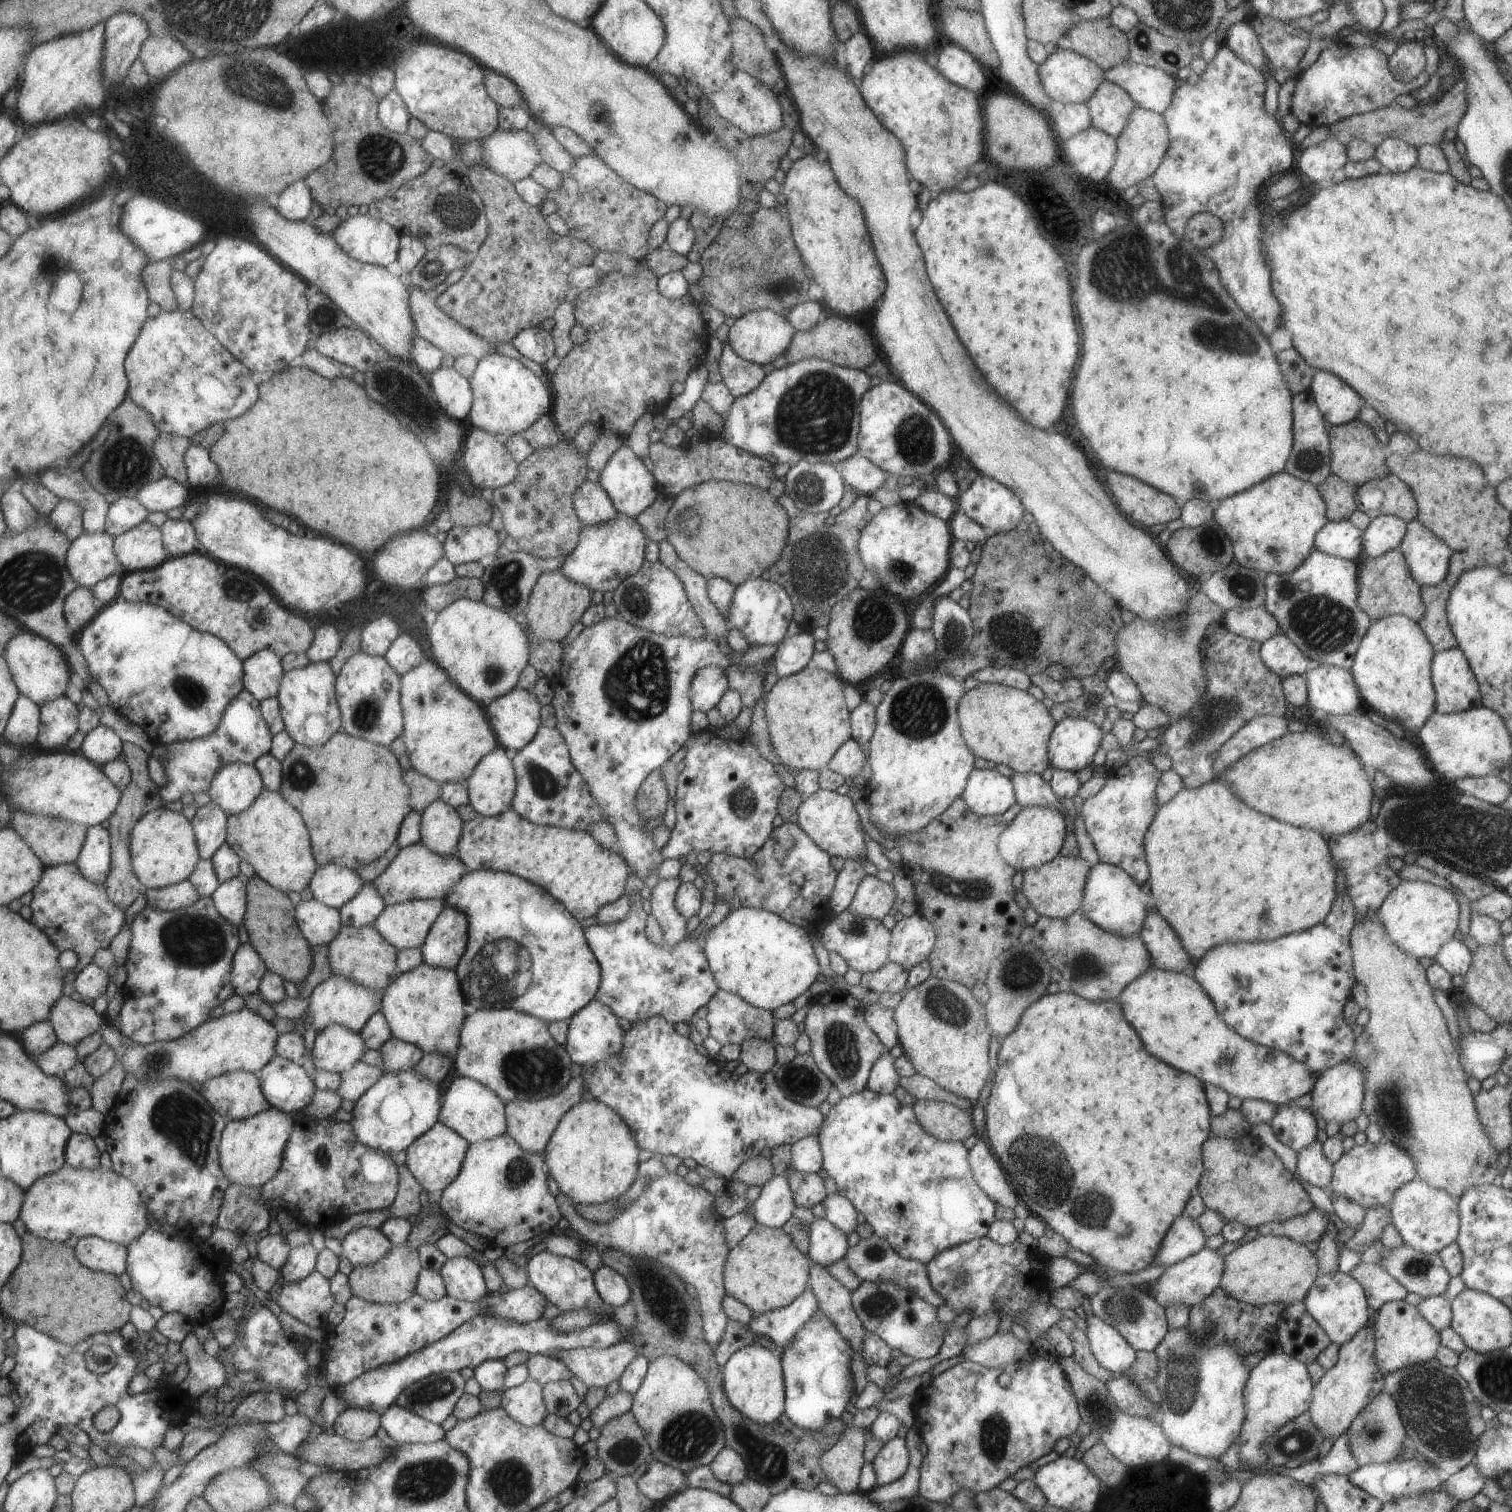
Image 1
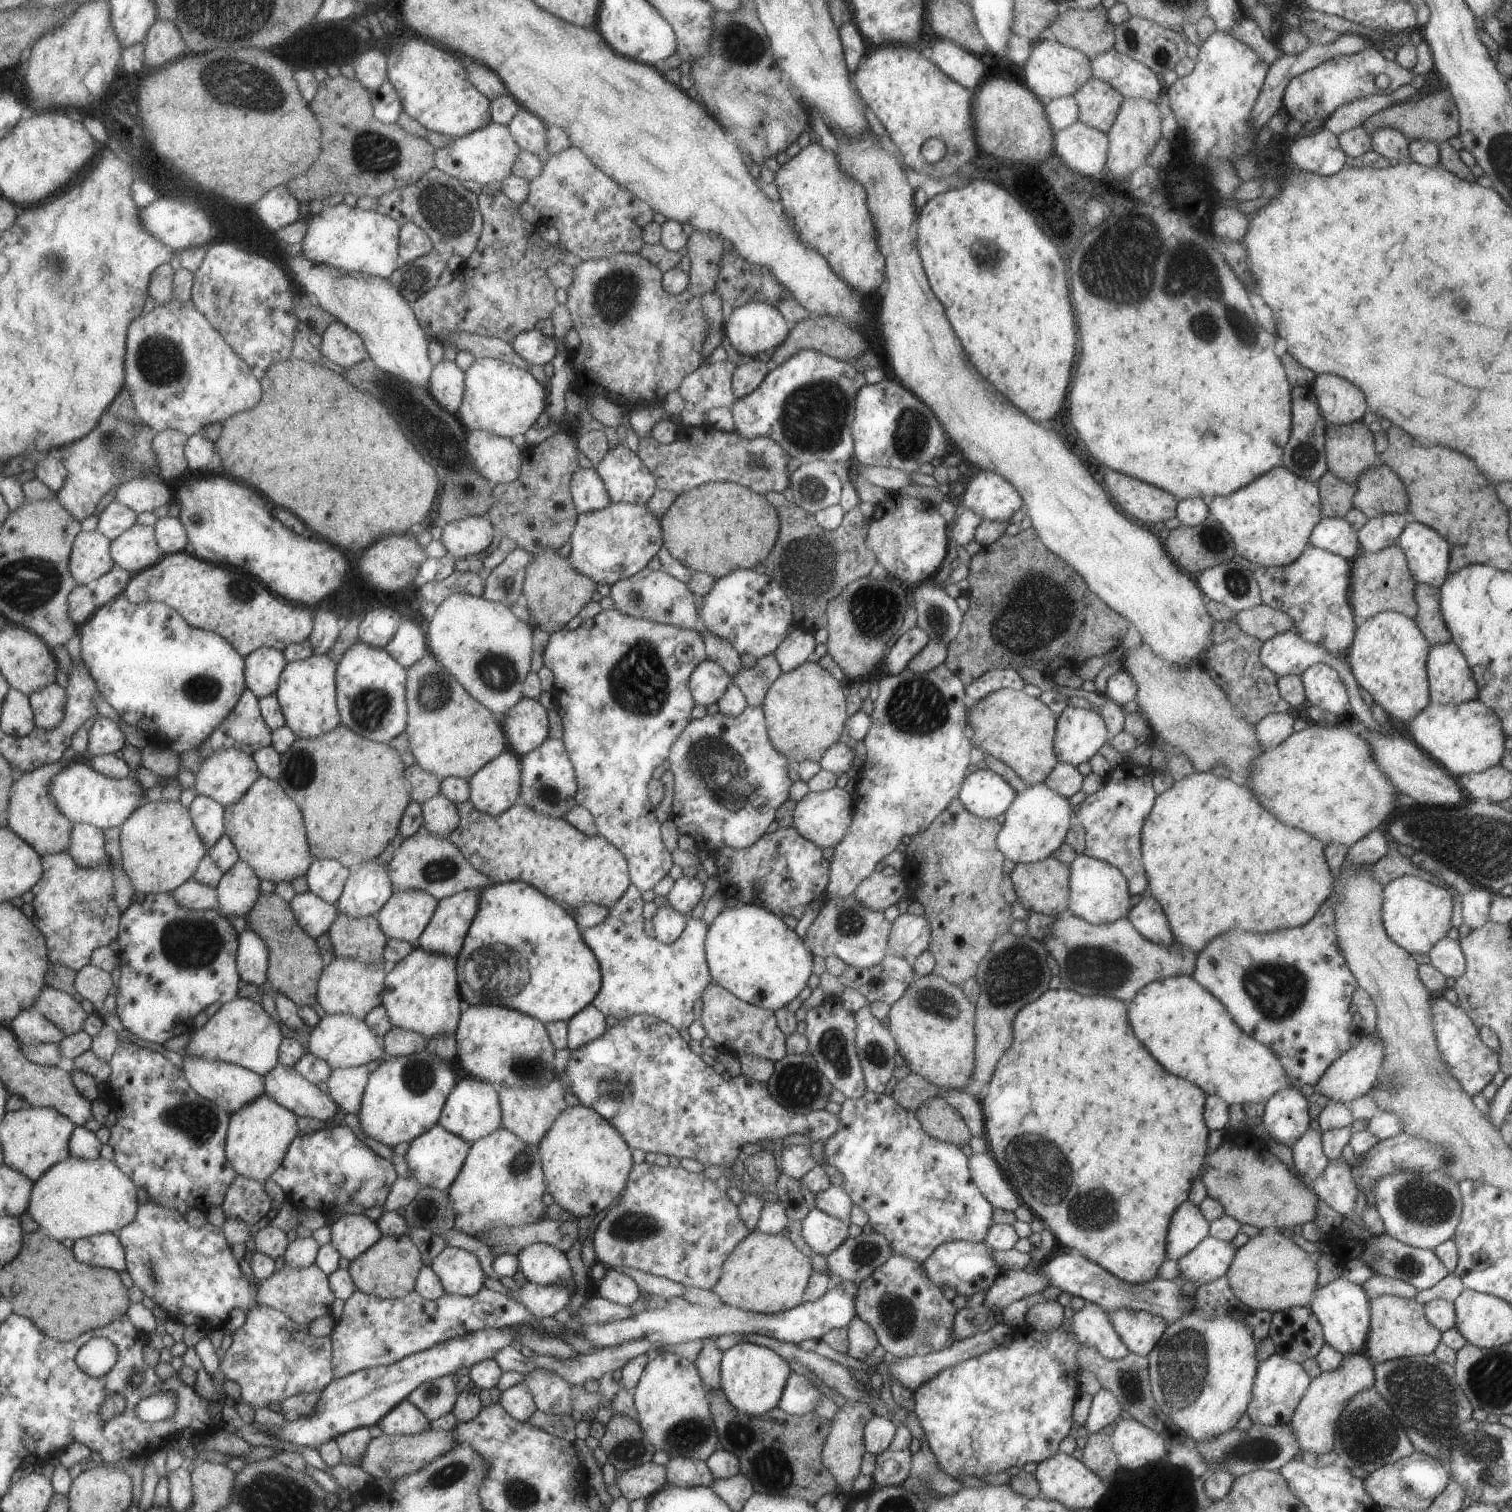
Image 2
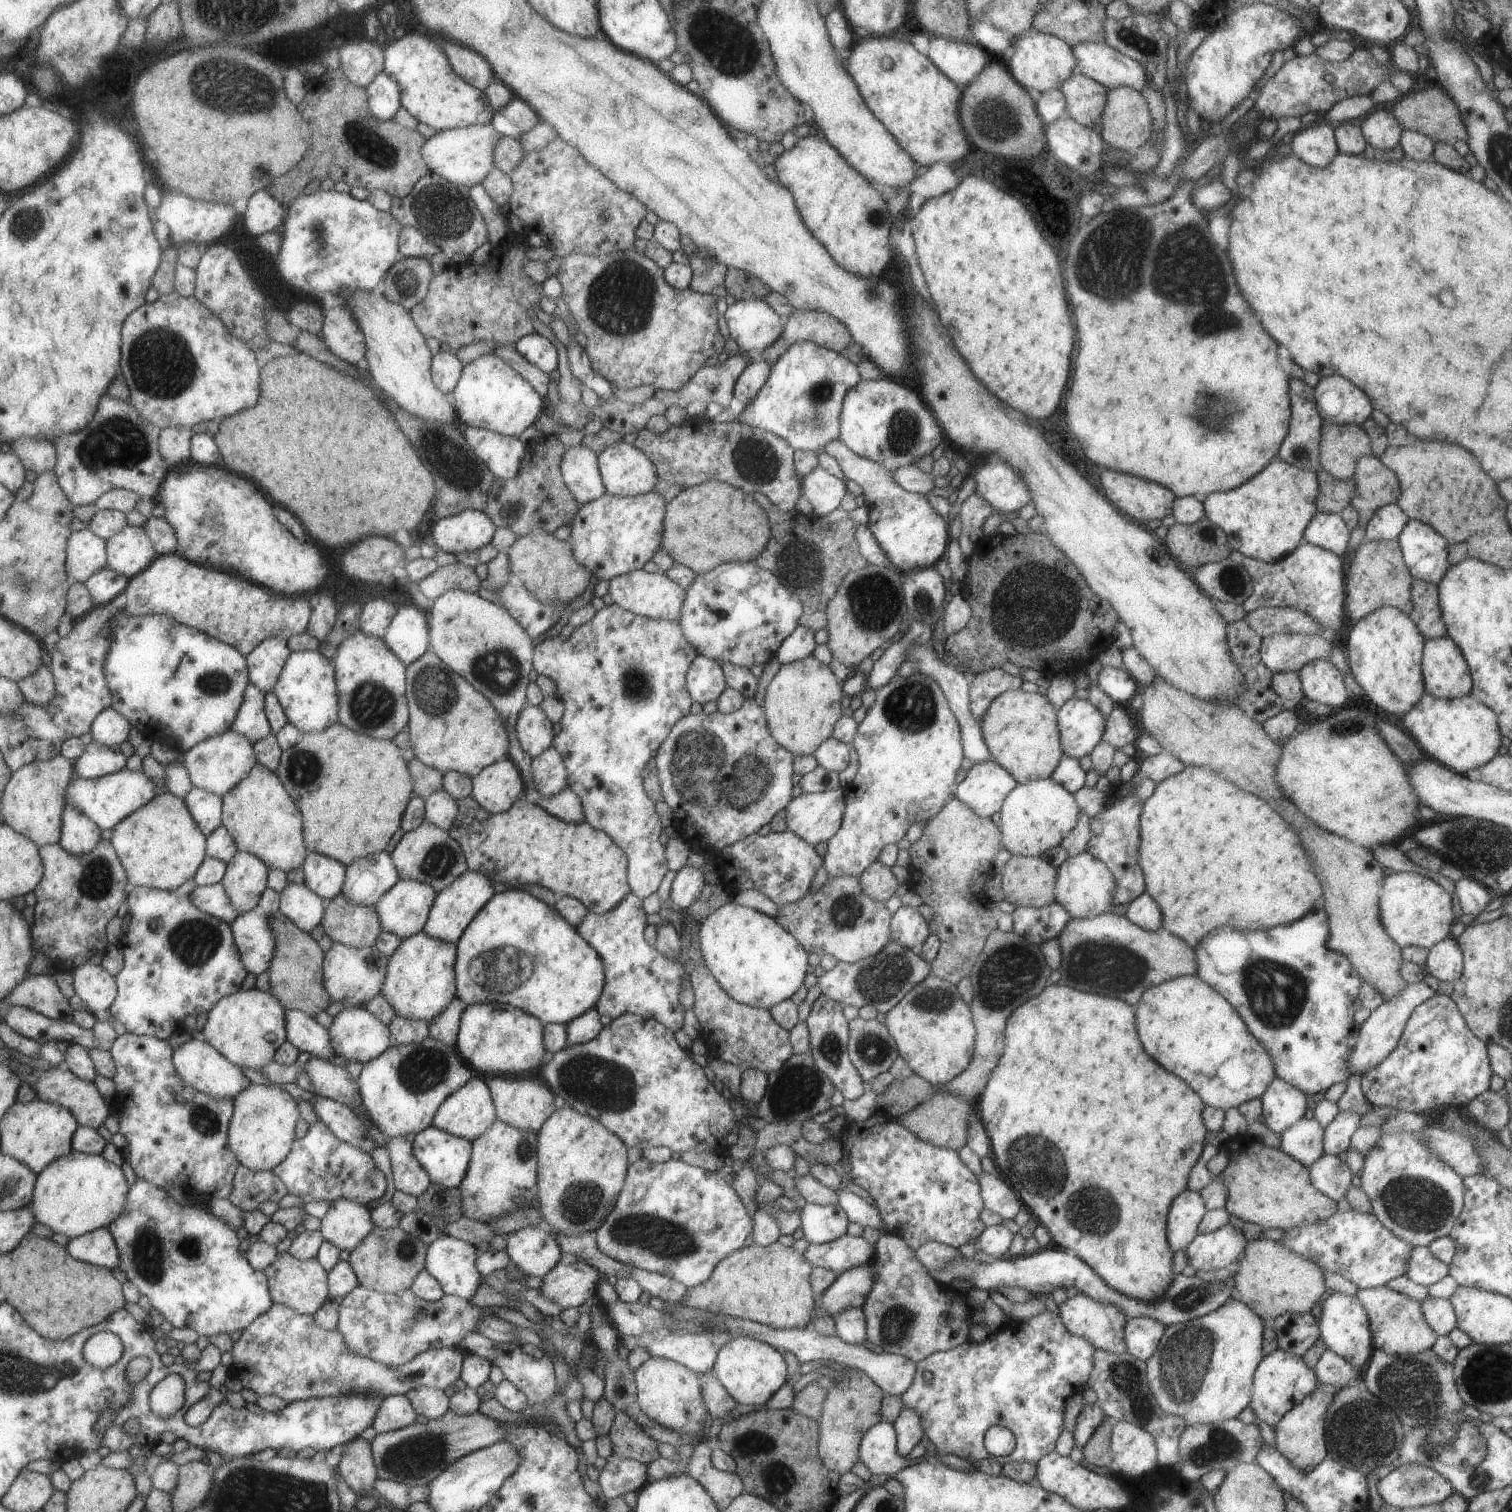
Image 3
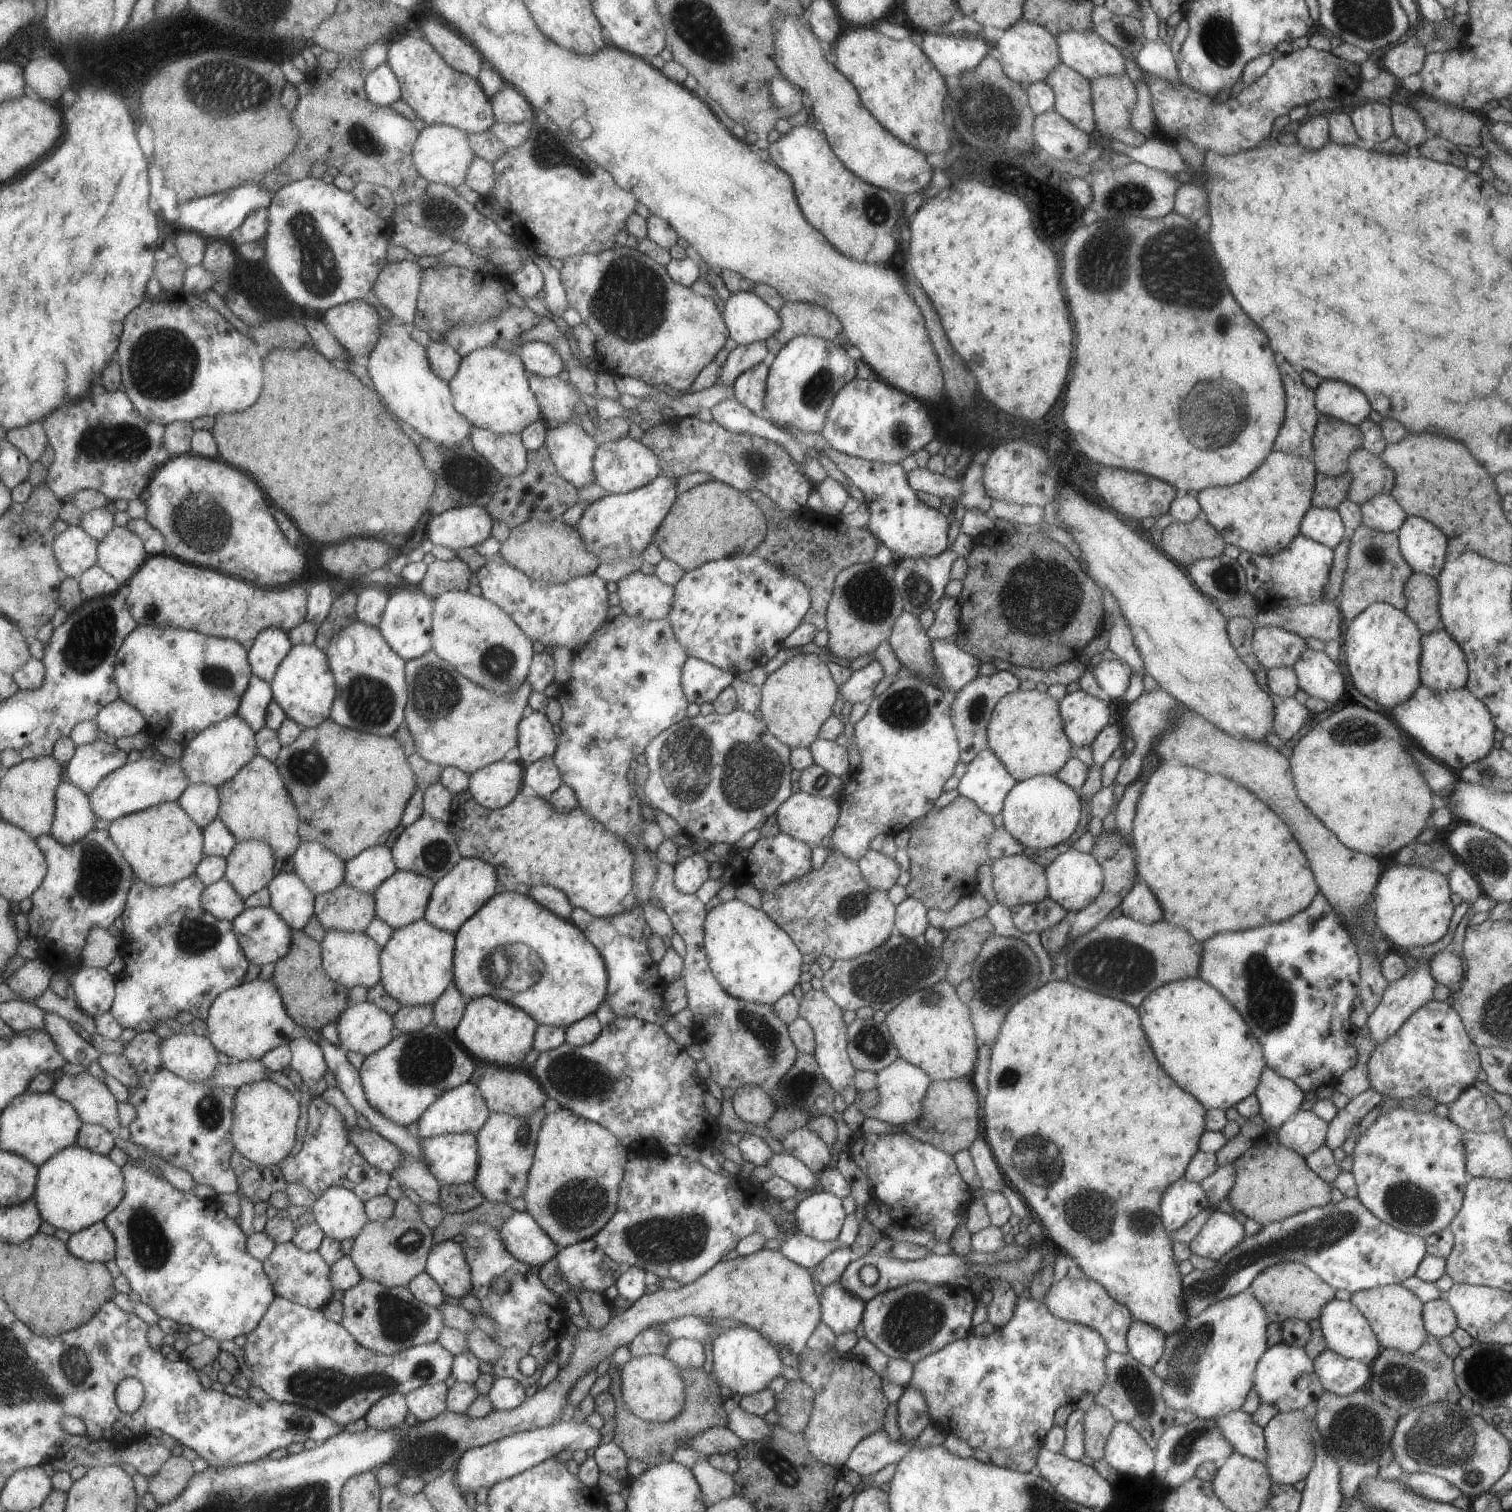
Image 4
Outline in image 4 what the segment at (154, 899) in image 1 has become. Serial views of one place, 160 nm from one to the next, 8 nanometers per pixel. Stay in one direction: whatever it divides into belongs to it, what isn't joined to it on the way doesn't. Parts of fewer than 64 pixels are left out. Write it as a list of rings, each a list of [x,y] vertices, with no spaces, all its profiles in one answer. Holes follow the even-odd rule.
[[[223,878],[202,887],[200,905],[218,919],[232,921],[245,908],[243,899],[233,890],[233,887]]]

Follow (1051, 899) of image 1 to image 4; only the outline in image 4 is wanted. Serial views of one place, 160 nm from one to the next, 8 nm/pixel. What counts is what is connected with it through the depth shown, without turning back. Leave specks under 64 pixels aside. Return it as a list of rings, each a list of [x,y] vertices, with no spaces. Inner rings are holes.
[[[1023,853],[995,859],[990,871],[997,901],[1007,908],[1047,897],[1044,868]]]

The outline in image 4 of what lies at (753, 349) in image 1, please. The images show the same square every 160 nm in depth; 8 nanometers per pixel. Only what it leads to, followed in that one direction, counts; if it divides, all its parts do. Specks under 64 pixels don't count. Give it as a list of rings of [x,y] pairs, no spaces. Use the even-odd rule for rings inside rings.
[[[751,291],[730,294],[725,301],[722,319],[728,337],[741,346],[755,341],[765,342],[780,327],[777,311]]]

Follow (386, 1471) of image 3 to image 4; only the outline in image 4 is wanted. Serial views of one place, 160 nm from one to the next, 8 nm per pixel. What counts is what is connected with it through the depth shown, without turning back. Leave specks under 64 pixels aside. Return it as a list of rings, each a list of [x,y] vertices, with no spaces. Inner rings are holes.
[[[761,1248],[757,1252],[748,1255],[738,1255],[732,1260],[720,1260],[709,1270],[705,1271],[693,1282],[681,1285],[678,1289],[657,1289],[654,1293],[643,1294],[625,1312],[611,1317],[604,1329],[595,1331],[589,1328],[577,1328],[570,1319],[566,1320],[567,1337],[573,1340],[572,1352],[564,1366],[560,1366],[557,1375],[546,1386],[537,1389],[532,1396],[525,1397],[519,1406],[511,1410],[492,1409],[481,1418],[471,1418],[467,1413],[454,1413],[451,1411],[440,1412],[434,1419],[417,1421],[416,1425],[404,1428],[404,1439],[401,1439],[395,1449],[392,1459],[385,1463],[395,1466],[401,1472],[402,1478],[420,1478],[424,1483],[434,1481],[444,1470],[451,1467],[458,1458],[467,1450],[486,1445],[487,1443],[520,1433],[532,1431],[539,1427],[548,1427],[560,1420],[564,1406],[568,1403],[567,1396],[577,1380],[581,1380],[589,1370],[593,1370],[599,1361],[610,1359],[613,1351],[619,1346],[628,1345],[633,1337],[653,1323],[664,1323],[669,1319],[679,1318],[685,1315],[693,1315],[703,1318],[720,1318],[721,1320],[735,1320],[745,1326],[755,1329],[763,1336],[771,1338],[777,1351],[786,1349],[792,1354],[799,1355],[805,1348],[806,1342],[820,1322],[820,1304],[813,1291],[812,1276],[808,1268],[791,1262],[785,1258],[781,1251]]]

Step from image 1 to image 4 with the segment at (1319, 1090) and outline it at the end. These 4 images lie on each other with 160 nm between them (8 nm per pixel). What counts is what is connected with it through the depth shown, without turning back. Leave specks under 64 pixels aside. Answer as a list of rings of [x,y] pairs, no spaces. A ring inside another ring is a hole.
[[[1427,960],[1416,961],[1416,968],[1408,970],[1399,980],[1388,983],[1383,991],[1381,1000],[1366,1018],[1367,1034],[1375,1043],[1382,1043],[1395,1034],[1399,1027],[1412,1015],[1414,1010],[1423,1006],[1428,1000],[1433,999],[1433,987],[1436,982],[1433,980],[1428,969]]]

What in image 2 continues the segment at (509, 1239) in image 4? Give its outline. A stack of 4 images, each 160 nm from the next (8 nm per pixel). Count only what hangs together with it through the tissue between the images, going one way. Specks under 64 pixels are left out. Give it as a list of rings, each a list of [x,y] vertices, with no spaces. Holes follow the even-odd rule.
[[[533,1243],[523,1247],[517,1256],[518,1269],[530,1283],[566,1285],[575,1293],[573,1272],[564,1252],[548,1244]]]

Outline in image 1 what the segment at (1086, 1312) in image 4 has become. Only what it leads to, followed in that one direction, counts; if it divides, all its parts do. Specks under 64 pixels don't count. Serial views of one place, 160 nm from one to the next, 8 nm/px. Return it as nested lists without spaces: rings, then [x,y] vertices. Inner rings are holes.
[[[1095,1314],[1085,1318],[1085,1331],[1081,1338],[1089,1345],[1097,1363],[1112,1376],[1122,1375],[1133,1362],[1137,1353],[1111,1327]]]

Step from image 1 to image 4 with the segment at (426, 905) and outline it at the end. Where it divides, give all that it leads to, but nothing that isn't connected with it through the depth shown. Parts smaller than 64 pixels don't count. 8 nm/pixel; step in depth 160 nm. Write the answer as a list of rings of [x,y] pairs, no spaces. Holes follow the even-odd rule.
[[[396,870],[375,889],[375,917],[393,930],[423,919],[433,885],[423,875]]]

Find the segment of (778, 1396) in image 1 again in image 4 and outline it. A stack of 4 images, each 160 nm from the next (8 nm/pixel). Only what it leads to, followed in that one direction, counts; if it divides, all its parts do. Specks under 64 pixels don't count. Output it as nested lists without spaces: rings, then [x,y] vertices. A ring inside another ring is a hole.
[[[735,1326],[735,1328],[727,1328],[727,1330],[725,1329],[717,1334],[712,1342],[711,1376],[719,1386],[728,1389],[734,1397],[740,1398],[746,1394],[759,1392],[760,1390],[767,1389],[767,1384],[775,1376],[781,1376],[781,1372],[783,1372],[784,1365],[781,1363],[777,1353],[776,1348],[751,1327]]]

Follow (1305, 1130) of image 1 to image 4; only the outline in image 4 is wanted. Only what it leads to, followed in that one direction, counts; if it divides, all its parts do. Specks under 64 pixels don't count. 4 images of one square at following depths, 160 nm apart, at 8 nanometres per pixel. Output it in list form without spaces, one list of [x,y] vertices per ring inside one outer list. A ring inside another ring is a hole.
[[[1267,1066],[1261,1071],[1254,1095],[1264,1123],[1273,1128],[1292,1118],[1303,1102],[1303,1091]]]

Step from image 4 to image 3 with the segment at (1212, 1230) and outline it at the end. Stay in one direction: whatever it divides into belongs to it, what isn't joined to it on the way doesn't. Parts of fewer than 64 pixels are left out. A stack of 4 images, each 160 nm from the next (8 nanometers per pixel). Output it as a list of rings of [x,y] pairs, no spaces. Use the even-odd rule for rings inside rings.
[[[1229,1223],[1210,1233],[1199,1233],[1184,1248],[1188,1264],[1195,1271],[1222,1269],[1235,1263],[1248,1242],[1243,1233]]]

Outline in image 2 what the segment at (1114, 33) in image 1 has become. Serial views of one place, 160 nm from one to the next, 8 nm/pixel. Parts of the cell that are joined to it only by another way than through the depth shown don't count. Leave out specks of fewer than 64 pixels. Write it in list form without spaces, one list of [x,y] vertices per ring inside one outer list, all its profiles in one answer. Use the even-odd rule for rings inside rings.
[[[1099,4],[1092,9],[1067,9],[1048,26],[1048,37],[1095,58],[1114,46],[1114,25]]]

